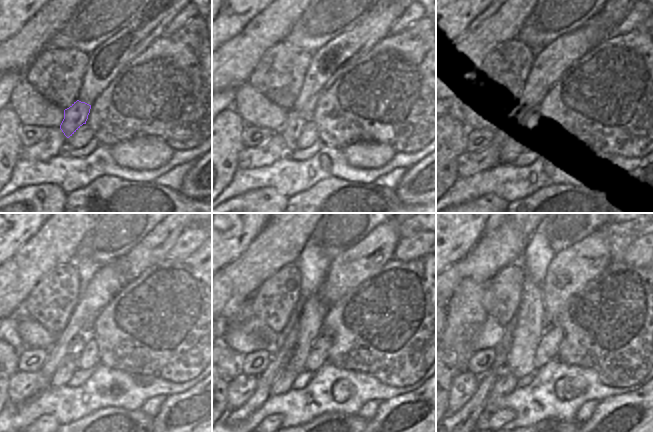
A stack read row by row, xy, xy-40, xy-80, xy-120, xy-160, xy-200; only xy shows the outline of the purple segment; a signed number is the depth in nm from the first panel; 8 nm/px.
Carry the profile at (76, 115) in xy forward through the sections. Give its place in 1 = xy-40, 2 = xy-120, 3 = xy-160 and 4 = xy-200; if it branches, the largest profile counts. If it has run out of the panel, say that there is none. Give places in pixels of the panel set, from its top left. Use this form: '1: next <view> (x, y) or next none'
1: next xy-40 (292, 128)
2: next xy-120 (66, 368)
3: next xy-160 (285, 379)
4: next xy-200 (506, 383)

